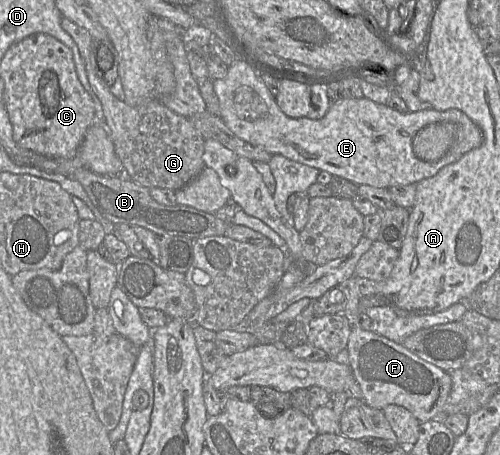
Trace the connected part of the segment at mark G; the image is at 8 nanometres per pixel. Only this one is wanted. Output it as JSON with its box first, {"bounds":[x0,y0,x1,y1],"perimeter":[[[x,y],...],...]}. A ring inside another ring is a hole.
{"bounds":[61,17,205,191],"perimeter":[[[66,17],[61,18],[61,26],[79,49],[89,83],[102,104],[102,122],[109,131],[115,153],[123,164],[126,176],[148,189],[166,188],[173,191],[195,179],[205,168],[202,159],[205,139],[191,121],[167,108],[160,99],[145,99],[135,106],[130,106],[116,98],[91,65],[93,38],[90,33]]]}

